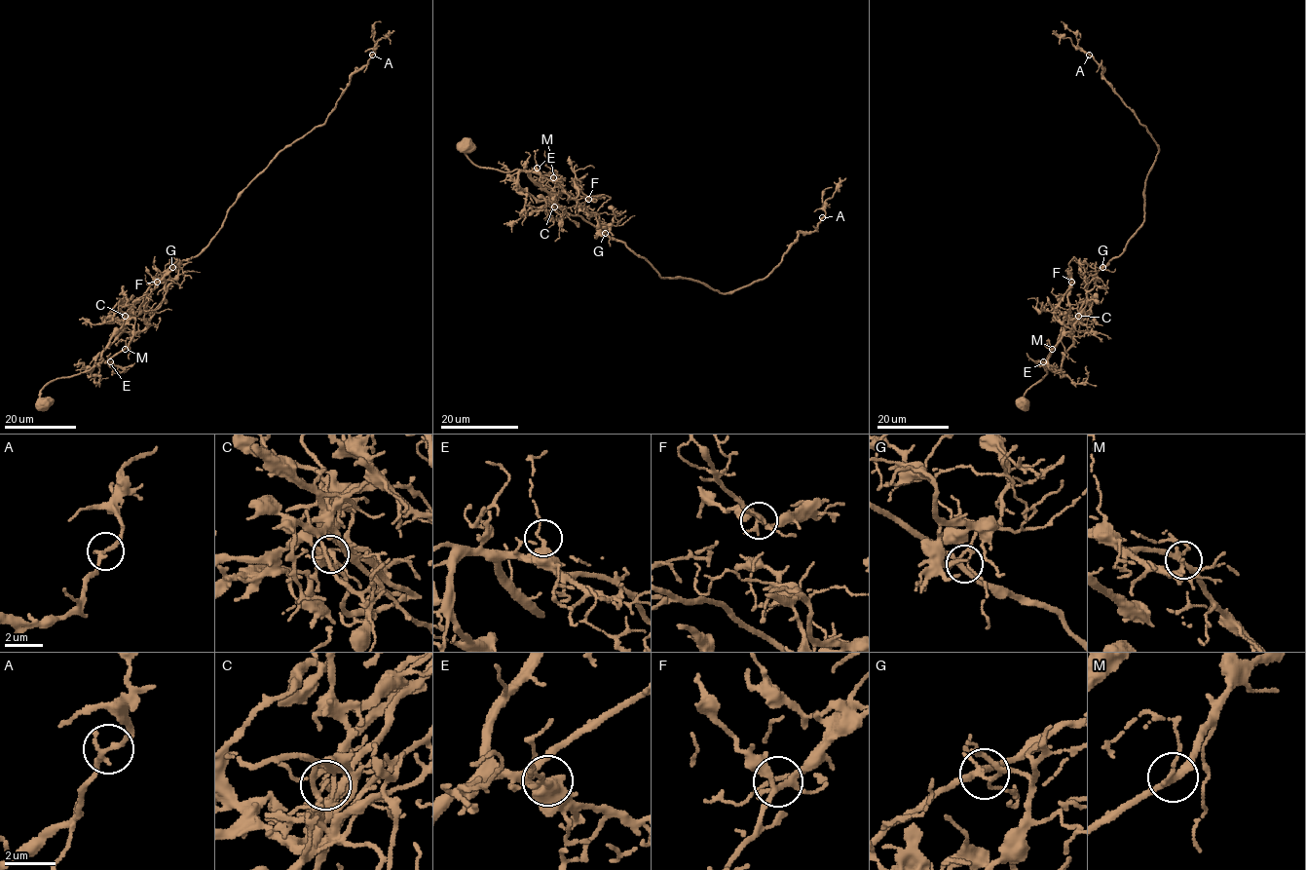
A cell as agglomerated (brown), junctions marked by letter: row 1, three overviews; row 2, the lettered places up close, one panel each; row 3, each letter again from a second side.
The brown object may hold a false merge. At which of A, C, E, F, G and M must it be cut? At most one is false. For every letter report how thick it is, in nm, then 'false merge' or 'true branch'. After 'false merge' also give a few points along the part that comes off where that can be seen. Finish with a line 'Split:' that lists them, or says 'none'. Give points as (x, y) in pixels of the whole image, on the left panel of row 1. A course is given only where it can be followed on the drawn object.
A: 200 nm | true branch
C: 160 nm | false merge | (125, 316), (122, 323), (124, 324), (129, 316), (120, 309), (126, 302), (122, 307), (117, 299)
E: 300 nm | true branch
F: 240 nm | true branch
G: 200 nm | true branch
M: 240 nm | true branch
Split: C

